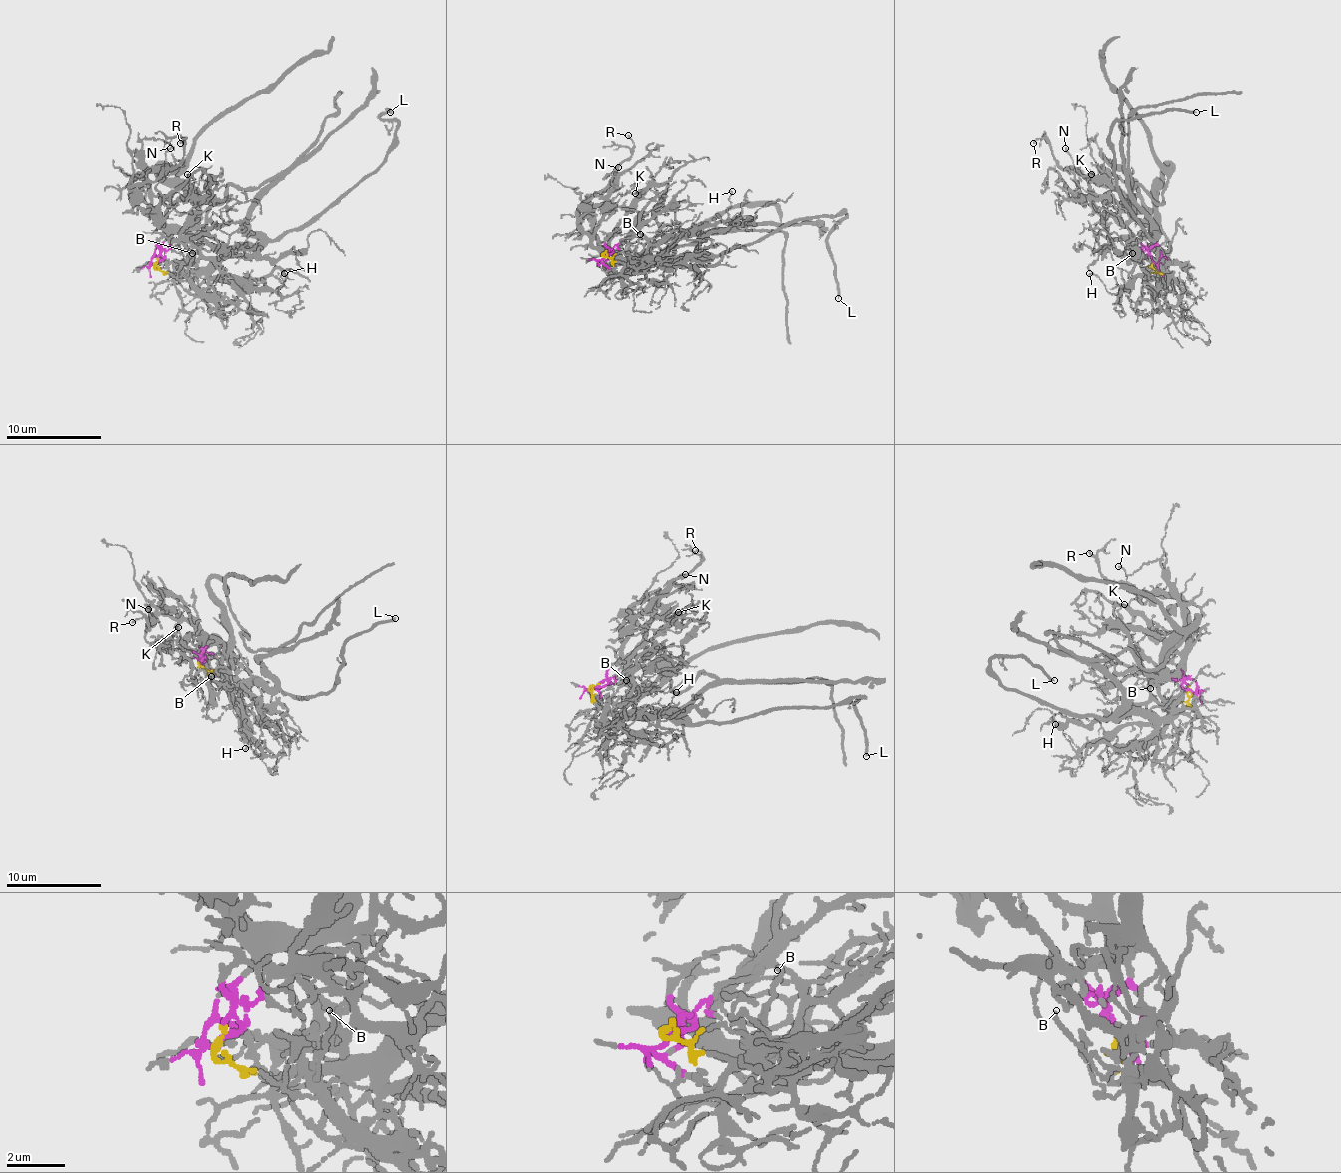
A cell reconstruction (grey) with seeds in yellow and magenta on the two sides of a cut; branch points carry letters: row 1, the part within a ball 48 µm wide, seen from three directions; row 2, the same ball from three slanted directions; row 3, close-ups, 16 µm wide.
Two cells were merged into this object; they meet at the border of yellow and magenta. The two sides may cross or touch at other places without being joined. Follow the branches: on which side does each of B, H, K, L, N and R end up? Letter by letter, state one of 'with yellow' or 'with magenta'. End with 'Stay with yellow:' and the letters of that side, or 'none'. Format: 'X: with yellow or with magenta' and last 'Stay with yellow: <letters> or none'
B: with yellow
H: with yellow
K: with magenta
L: with yellow
N: with magenta
R: with magenta
Stay with yellow: B, H, L

